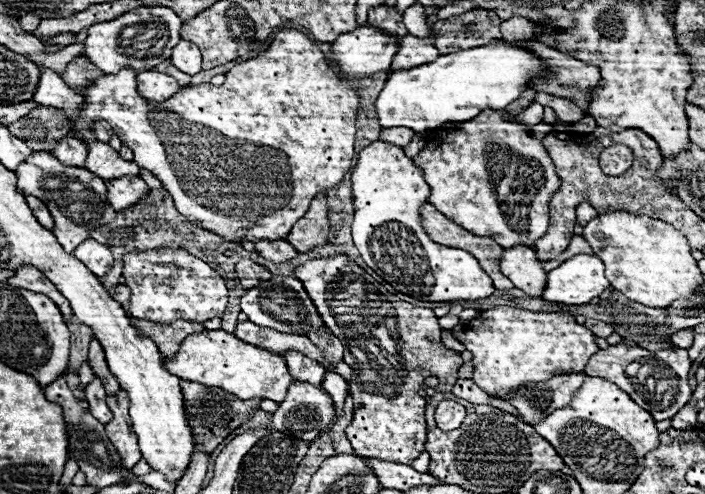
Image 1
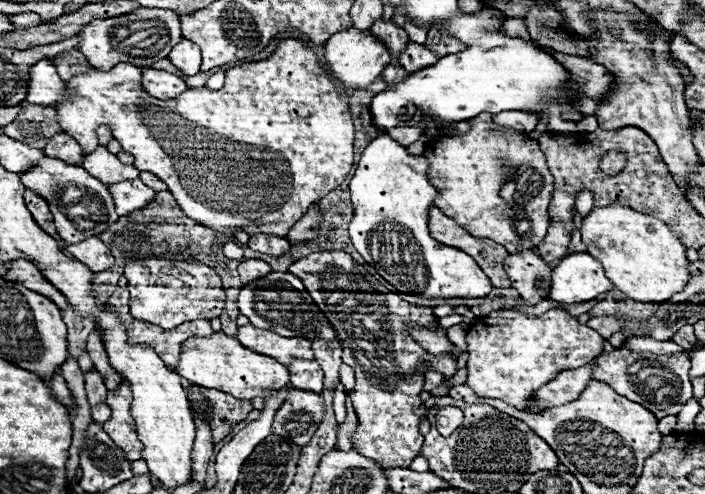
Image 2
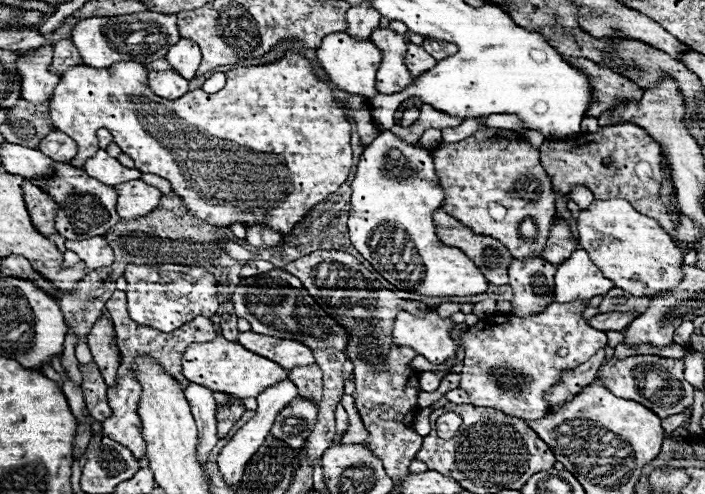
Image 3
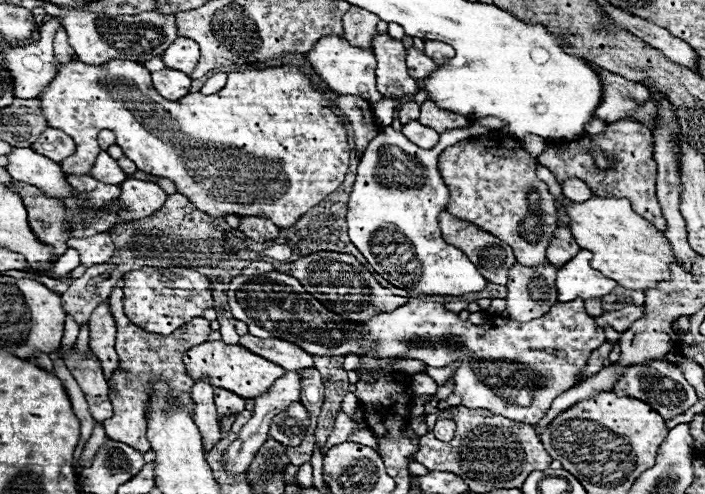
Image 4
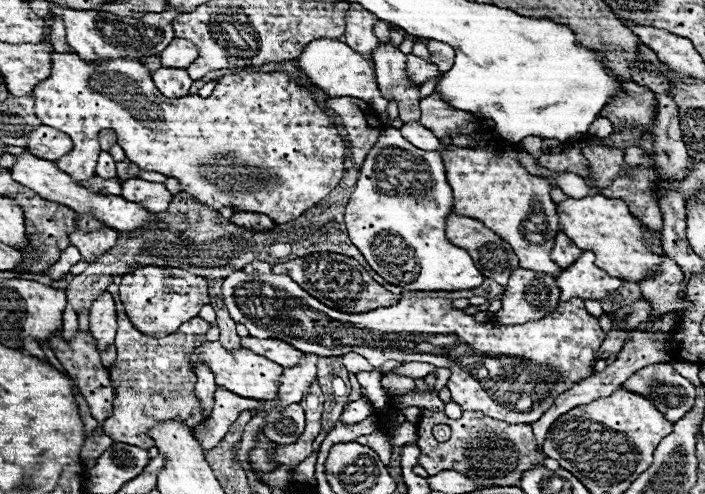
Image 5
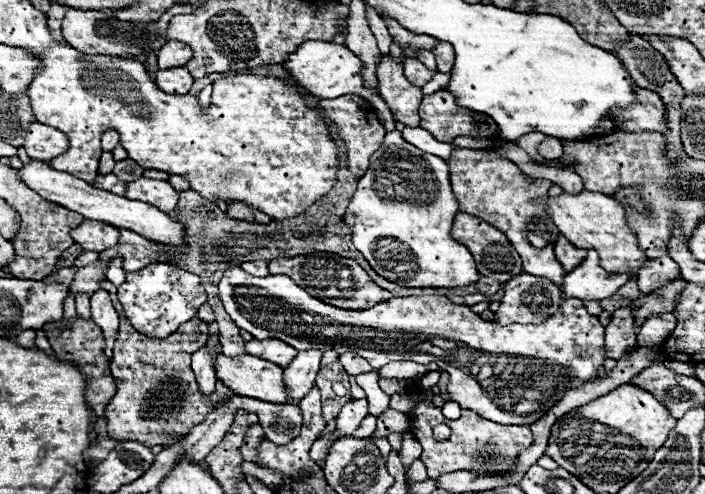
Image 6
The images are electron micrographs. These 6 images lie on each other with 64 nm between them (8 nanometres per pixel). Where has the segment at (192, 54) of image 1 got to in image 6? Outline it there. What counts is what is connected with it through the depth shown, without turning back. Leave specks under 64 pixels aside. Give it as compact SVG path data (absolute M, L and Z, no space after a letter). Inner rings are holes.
M166 42L162 50L158 50L158 66L162 70L170 66L184 66L192 58L192 50L184 42Z

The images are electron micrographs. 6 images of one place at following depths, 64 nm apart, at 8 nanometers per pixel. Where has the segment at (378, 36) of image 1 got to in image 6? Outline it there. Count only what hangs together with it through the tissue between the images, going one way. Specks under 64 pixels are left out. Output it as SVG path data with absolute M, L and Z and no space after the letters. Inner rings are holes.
M308 40L302 46L298 46L298 50L294 50L284 62L282 66L288 70L290 78L304 88L308 94L312 94L318 100L326 100L326 98L338 98L342 94L360 94L362 98L366 98L372 108L378 114L378 120L382 122L382 126L390 132L394 130L394 118L390 114L390 110L386 108L386 102L378 96L378 92L374 90L366 90L362 86L362 62L358 60L358 56L354 56L346 46L338 46L338 44L330 44L330 42L318 42L318 40Z

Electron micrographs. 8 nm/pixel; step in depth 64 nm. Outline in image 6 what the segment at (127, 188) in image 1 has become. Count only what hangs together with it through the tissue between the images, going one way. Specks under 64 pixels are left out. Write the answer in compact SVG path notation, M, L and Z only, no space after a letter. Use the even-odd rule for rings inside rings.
M138 178L134 182L128 182L126 196L134 200L148 202L152 206L158 206L160 210L174 210L180 200L180 192L176 192L168 182L164 180L150 180L150 178Z

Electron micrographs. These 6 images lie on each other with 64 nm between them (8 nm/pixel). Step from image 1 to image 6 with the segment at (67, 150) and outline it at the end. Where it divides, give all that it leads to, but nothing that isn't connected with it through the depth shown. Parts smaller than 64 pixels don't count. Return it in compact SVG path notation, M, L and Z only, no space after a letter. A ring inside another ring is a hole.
M30 122L24 138L24 150L32 160L50 162L56 154L68 150L68 138L60 130L54 130L52 126Z

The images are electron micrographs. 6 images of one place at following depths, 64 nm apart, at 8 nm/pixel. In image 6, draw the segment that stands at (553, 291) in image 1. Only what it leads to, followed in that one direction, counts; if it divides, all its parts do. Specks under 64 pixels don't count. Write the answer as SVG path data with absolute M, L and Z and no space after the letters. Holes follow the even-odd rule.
M588 250L586 260L564 276L562 298L578 300L604 300L610 298L620 286L624 286L634 274L612 274L600 266L596 250Z

